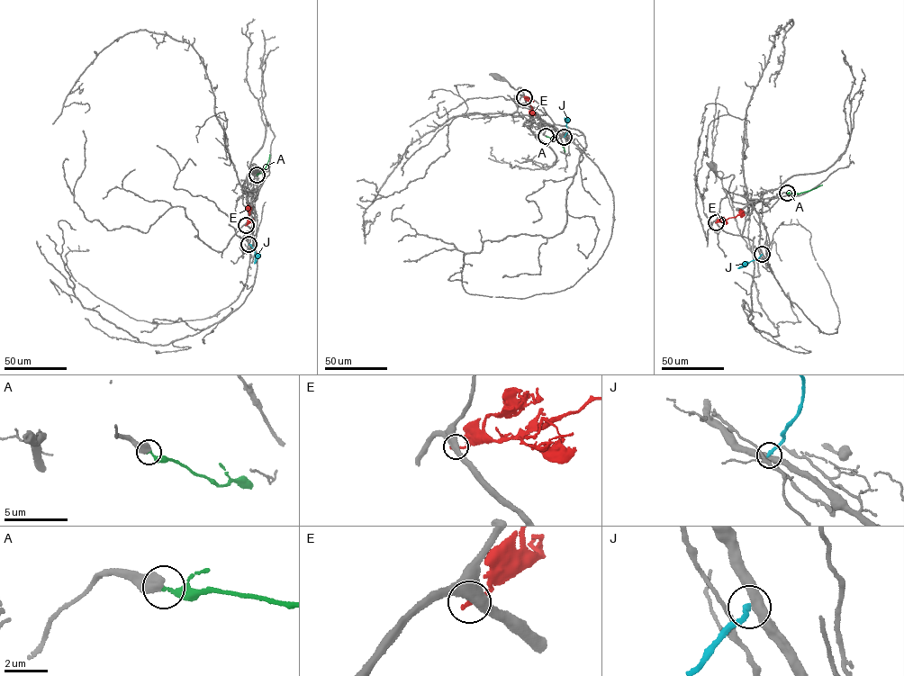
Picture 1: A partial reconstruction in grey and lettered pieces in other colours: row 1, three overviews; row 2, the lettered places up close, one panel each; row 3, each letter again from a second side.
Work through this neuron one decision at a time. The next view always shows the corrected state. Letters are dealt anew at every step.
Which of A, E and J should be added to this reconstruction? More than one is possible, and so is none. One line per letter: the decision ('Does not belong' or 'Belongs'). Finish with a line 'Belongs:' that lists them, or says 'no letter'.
A: Does not belong
E: Does not belong
J: Does not belong
Belongs: no letter

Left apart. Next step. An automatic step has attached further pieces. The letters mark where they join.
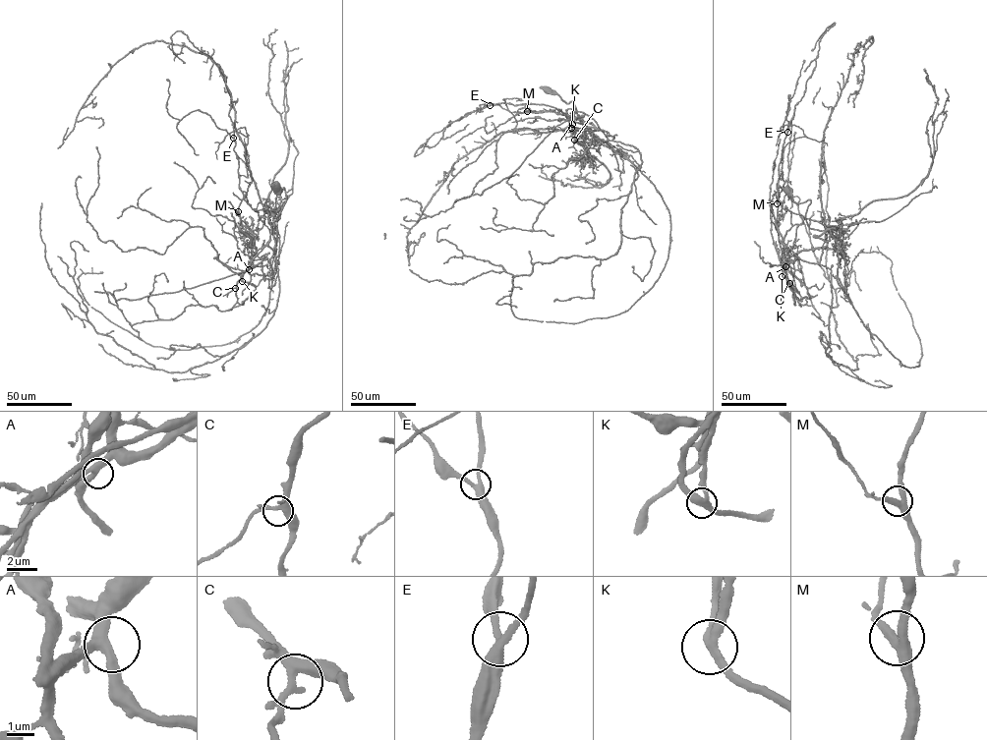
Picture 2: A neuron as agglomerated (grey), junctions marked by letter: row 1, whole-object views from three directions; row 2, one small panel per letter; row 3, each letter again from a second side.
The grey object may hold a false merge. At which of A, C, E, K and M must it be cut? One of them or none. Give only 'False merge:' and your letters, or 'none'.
False merge: K

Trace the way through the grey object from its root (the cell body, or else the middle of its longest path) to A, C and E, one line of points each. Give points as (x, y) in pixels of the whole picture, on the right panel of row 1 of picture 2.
A: (789, 193), (797, 203), (810, 200), (807, 224), (829, 241), (818, 263), (789, 249), (785, 266)
C: (789, 193), (797, 203), (810, 200), (807, 224), (829, 241), (818, 263), (789, 249), (783, 259), (789, 283)
E: (789, 193), (797, 203), (810, 200), (810, 228), (857, 223), (823, 225), (782, 207), (779, 166), (787, 132)

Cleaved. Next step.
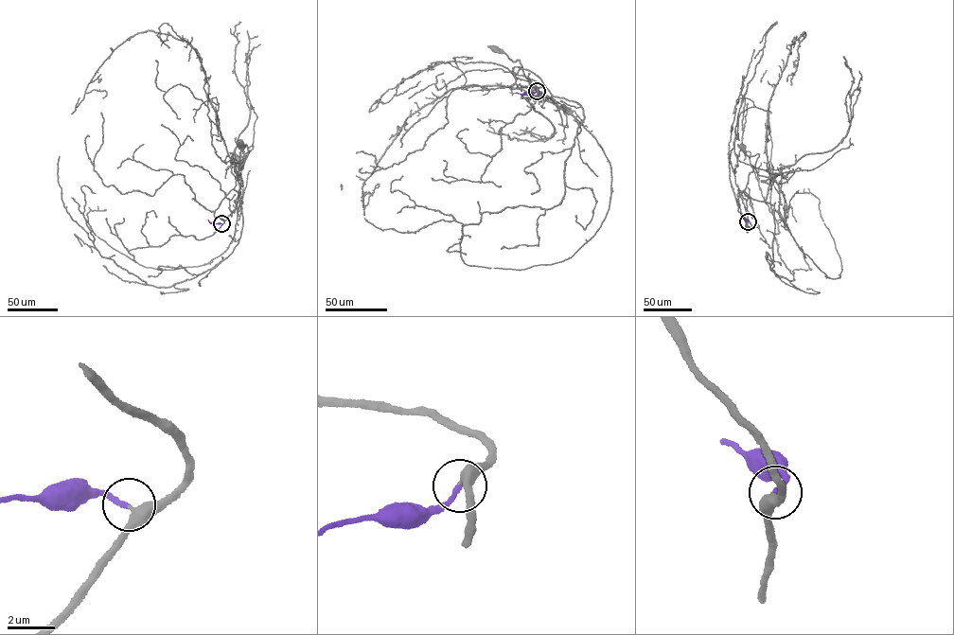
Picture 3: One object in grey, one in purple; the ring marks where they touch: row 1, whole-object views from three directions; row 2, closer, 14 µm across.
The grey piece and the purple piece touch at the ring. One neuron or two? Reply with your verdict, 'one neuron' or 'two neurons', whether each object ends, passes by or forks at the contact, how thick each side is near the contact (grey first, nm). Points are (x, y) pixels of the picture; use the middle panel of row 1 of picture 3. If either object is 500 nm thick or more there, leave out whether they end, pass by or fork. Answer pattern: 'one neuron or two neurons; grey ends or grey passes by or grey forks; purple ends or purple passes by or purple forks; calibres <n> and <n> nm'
one neuron; grey passes by; purple ends; calibres 400 and 200 nm

